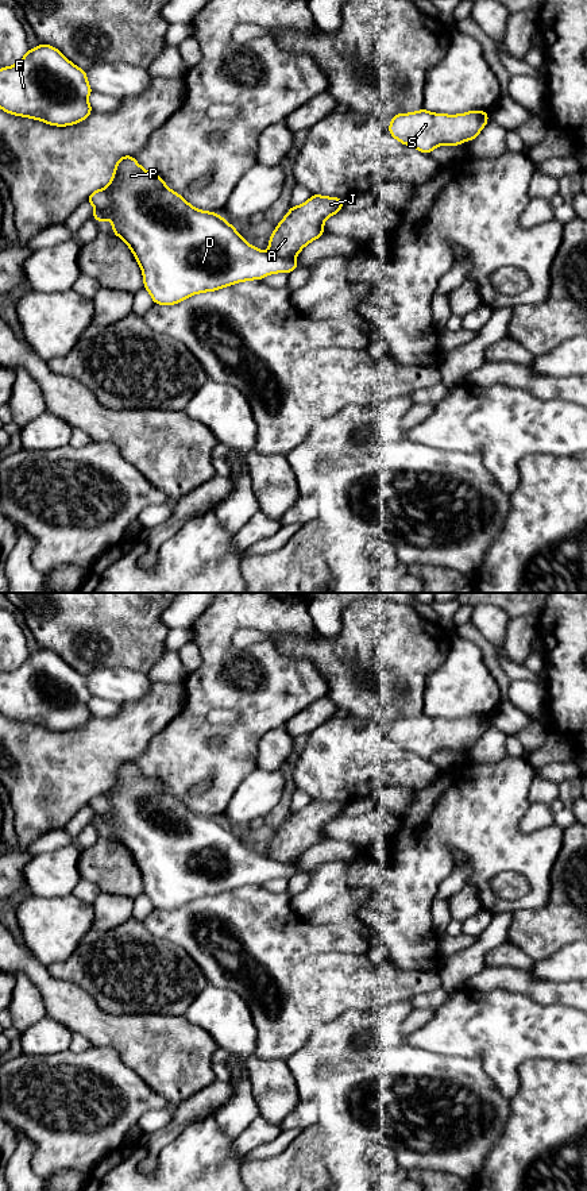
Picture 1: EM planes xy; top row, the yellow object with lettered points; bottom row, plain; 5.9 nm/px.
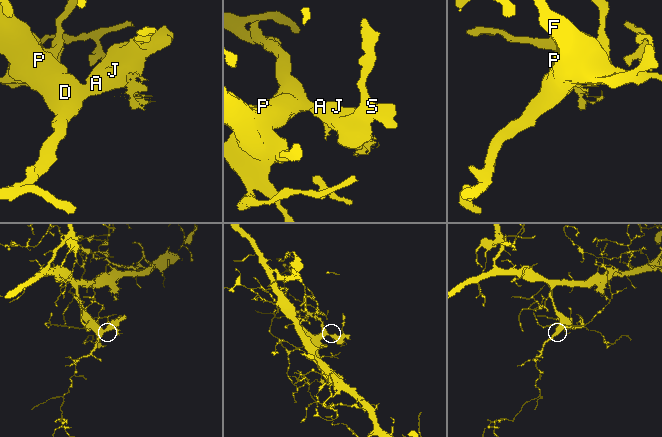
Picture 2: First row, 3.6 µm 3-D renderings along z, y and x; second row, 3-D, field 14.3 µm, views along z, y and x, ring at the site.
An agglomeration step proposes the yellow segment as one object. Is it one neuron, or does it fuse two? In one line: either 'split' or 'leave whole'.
split

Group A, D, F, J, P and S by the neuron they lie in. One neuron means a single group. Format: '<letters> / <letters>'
A J S / D F P

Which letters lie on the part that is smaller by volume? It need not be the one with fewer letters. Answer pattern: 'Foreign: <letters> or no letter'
Foreign: A, J, S

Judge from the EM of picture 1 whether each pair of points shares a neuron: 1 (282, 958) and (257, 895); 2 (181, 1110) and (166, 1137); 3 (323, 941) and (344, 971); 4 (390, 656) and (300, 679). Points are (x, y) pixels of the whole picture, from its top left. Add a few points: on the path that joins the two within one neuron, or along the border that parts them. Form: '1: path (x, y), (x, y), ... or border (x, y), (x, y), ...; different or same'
1: path (267, 943), (259, 935), (258, 910); same
2: path (181, 1117), (170, 1130); same
3: border (362, 954), (316, 954), (305, 959); different
4: border (294, 656), (316, 666), (327, 694); different

